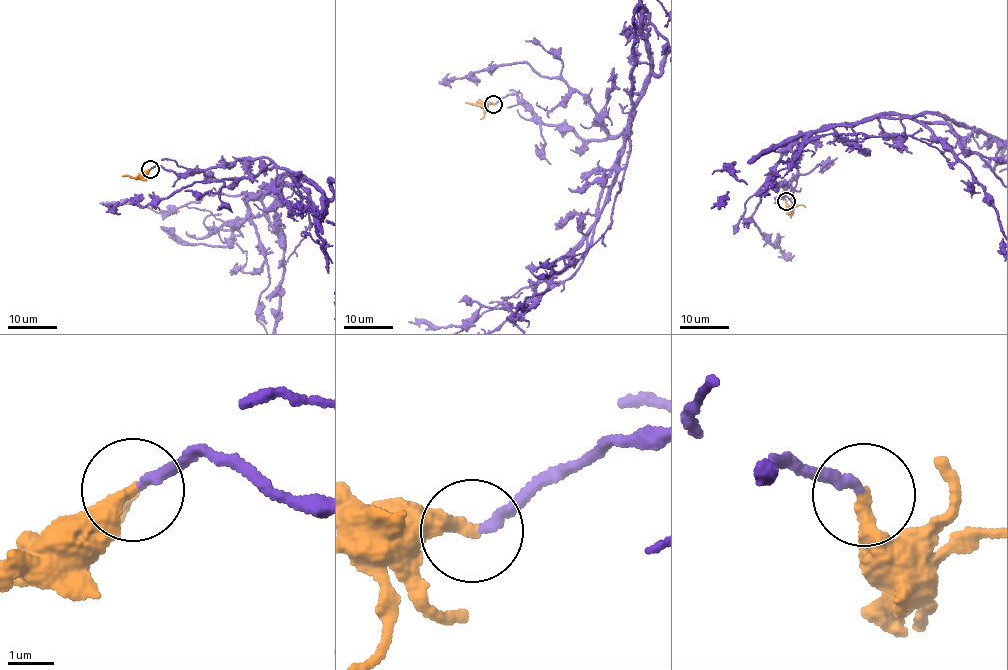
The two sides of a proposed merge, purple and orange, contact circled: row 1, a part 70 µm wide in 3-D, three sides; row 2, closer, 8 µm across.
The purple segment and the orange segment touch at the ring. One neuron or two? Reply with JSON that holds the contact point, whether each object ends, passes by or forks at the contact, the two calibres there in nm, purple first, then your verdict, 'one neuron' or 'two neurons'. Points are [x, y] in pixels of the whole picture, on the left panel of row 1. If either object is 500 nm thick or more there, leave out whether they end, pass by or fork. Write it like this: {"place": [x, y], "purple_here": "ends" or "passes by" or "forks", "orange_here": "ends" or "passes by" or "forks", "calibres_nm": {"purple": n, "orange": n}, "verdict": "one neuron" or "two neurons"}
{"place": [150, 169], "purple_here": "ends", "orange_here": "ends", "calibres_nm": {"purple": 200, "orange": 360}, "verdict": "one neuron"}

